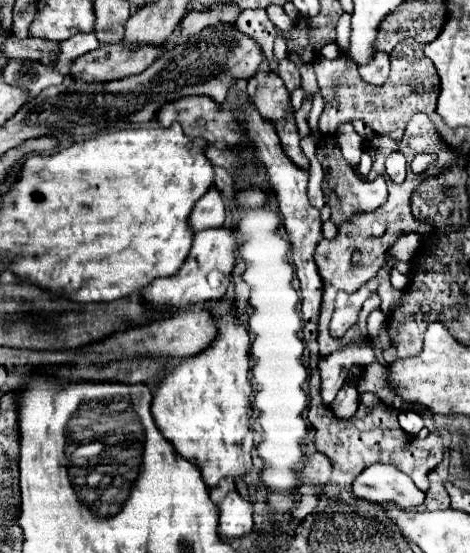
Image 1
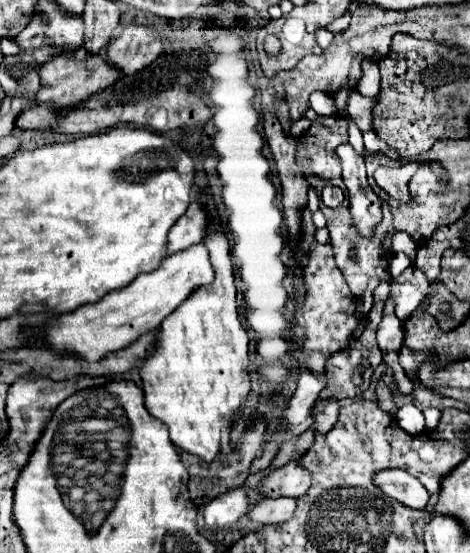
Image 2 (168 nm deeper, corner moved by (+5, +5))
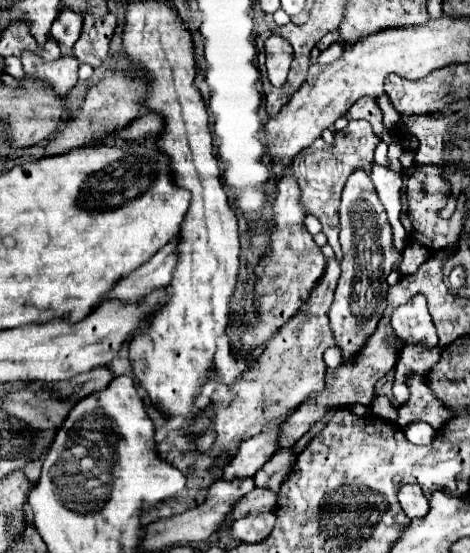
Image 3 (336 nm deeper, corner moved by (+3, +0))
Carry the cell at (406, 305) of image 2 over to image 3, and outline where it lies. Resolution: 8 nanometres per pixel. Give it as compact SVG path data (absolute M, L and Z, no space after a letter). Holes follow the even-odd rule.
M414 296L410 304L396 308L392 314L392 328L406 344L420 344L428 350L438 346L438 336L424 296Z

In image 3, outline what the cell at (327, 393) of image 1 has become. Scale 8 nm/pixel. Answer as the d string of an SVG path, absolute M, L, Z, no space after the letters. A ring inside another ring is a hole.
M272 422L258 436L244 440L238 446L238 452L232 456L232 460L222 468L222 478L252 478L264 466L264 462L268 462L274 456L278 448L280 424L282 422Z

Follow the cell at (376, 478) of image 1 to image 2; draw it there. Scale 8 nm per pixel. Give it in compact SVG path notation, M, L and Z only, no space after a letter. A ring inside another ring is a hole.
M404 469L378 471L374 477L374 483L384 495L388 495L412 509L424 509L428 503L428 497L430 497L430 493L424 489L424 485Z

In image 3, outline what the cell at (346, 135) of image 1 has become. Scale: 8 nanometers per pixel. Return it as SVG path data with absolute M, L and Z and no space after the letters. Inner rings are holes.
M356 170L346 182L340 204L340 228L340 244L344 252L340 262L342 276L338 280L328 318L336 346L342 350L342 360L344 364L350 364L362 350L362 344L366 344L368 336L374 334L374 328L382 318L380 314L386 308L386 276L402 260L402 254L394 248L392 226L386 218L386 210L374 190L370 176L364 170Z

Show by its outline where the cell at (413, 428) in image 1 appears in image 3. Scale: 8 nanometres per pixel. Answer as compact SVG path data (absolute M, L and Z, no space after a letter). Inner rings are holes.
M412 422L412 424L408 424L404 428L404 434L412 444L420 444L422 446L422 444L430 444L434 440L436 430L426 422Z

